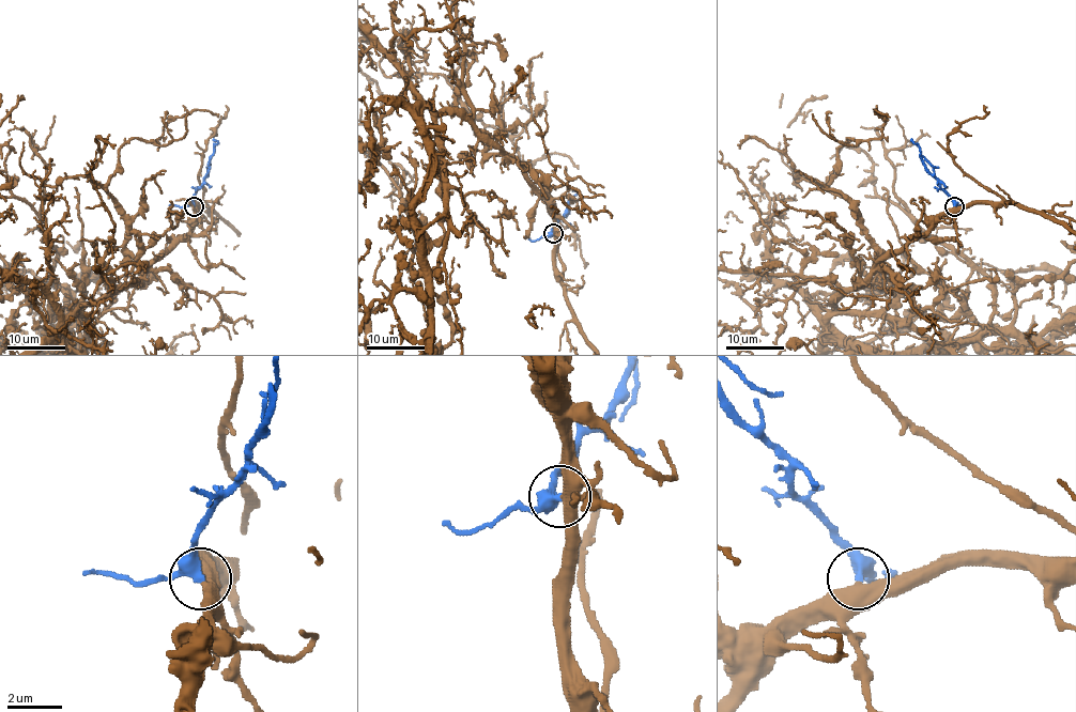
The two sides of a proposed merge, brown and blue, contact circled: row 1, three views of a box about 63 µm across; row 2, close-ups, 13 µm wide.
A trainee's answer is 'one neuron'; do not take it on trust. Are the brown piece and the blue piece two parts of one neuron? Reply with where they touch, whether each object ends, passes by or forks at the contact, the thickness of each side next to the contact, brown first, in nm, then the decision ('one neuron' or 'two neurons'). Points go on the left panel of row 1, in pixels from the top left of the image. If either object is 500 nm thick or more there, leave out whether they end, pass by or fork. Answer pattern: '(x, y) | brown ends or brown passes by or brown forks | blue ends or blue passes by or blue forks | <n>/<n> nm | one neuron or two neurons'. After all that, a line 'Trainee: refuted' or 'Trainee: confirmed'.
(194, 206) | brown passes by | blue passes by | 480/360 nm | one neuron
Trainee: confirmed

